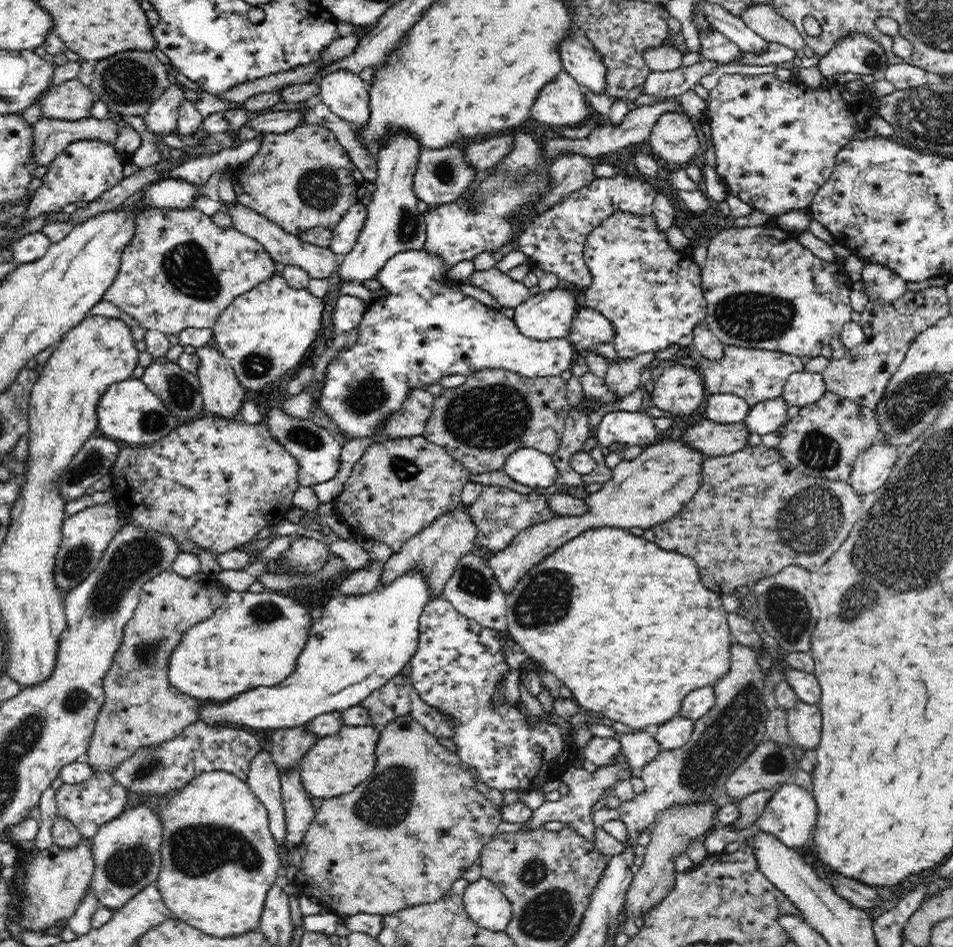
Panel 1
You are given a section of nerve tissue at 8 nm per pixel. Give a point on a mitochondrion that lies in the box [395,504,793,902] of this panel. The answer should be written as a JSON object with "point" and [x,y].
{"point":[737,727]}

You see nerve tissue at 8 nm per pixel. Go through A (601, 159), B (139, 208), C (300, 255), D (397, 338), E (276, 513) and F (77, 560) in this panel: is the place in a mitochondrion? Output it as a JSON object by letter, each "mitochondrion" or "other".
{"A":"other","B":"other","C":"other","D":"other","E":"other","F":"mitochondrion"}

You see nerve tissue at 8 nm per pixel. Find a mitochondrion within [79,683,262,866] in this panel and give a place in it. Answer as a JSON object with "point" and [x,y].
{"point":[144,769]}

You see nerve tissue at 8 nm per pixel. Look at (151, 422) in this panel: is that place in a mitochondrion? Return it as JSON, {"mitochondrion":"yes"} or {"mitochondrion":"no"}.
{"mitochondrion":"yes"}

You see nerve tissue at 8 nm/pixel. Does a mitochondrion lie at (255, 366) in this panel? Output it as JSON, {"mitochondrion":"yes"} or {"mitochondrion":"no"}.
{"mitochondrion":"yes"}

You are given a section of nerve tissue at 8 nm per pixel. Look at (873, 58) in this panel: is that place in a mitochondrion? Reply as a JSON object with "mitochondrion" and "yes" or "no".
{"mitochondrion":"yes"}

